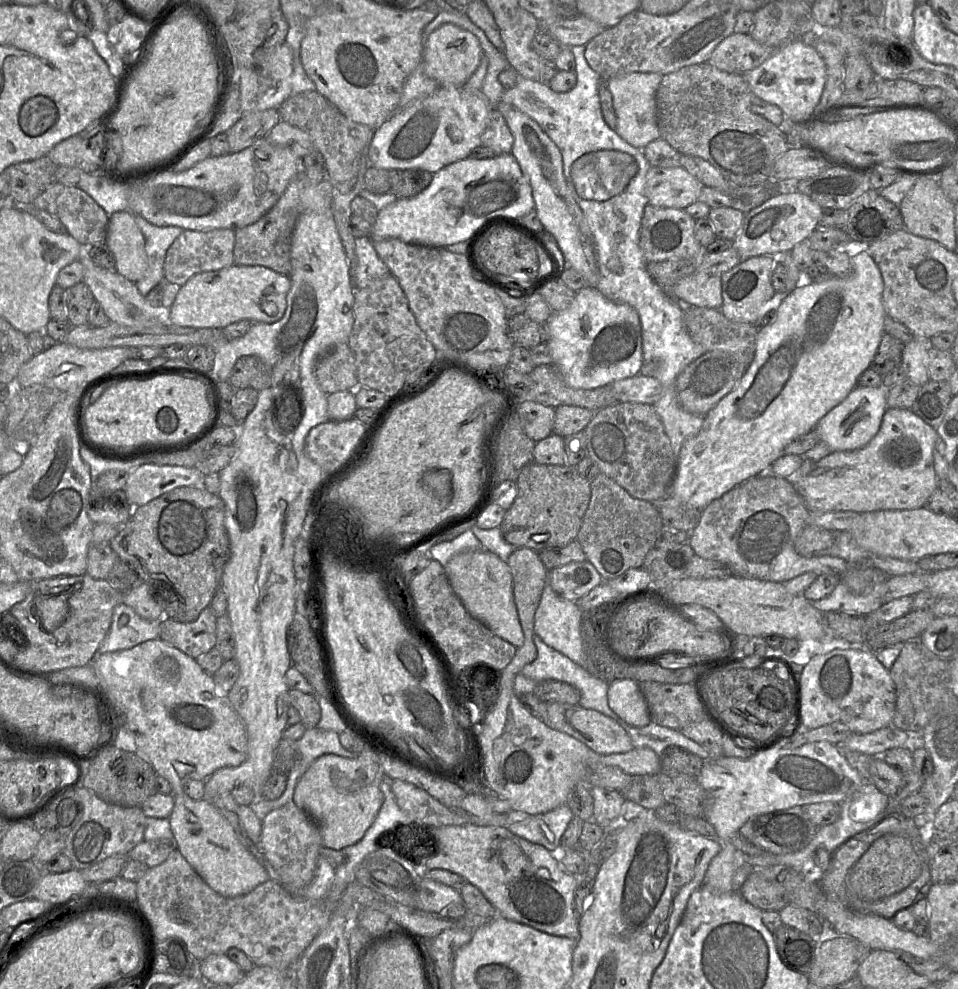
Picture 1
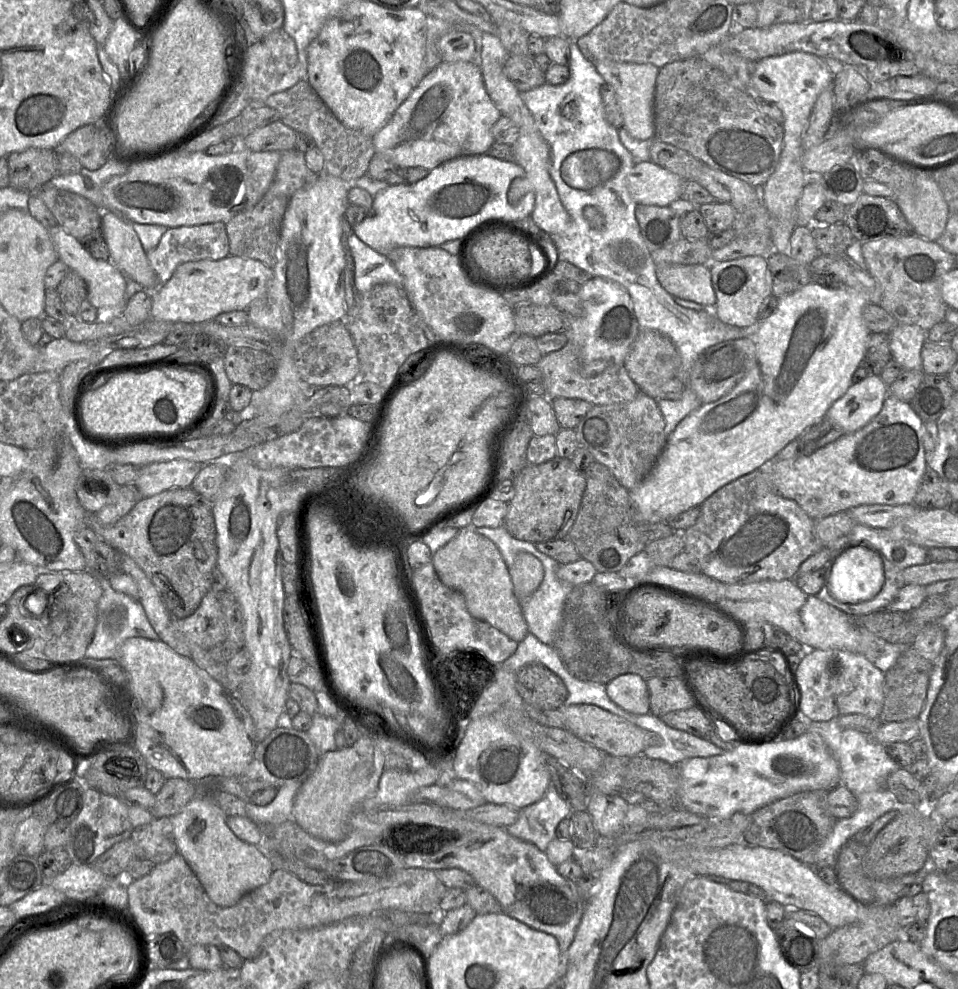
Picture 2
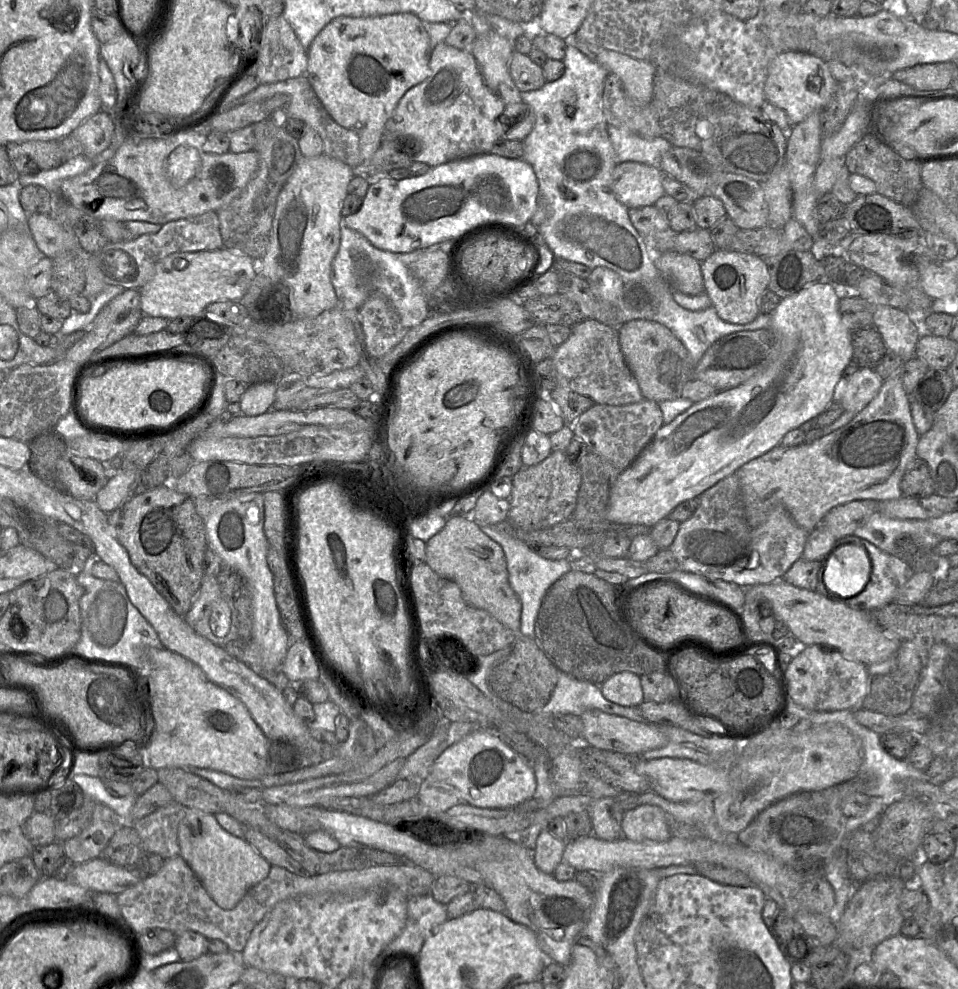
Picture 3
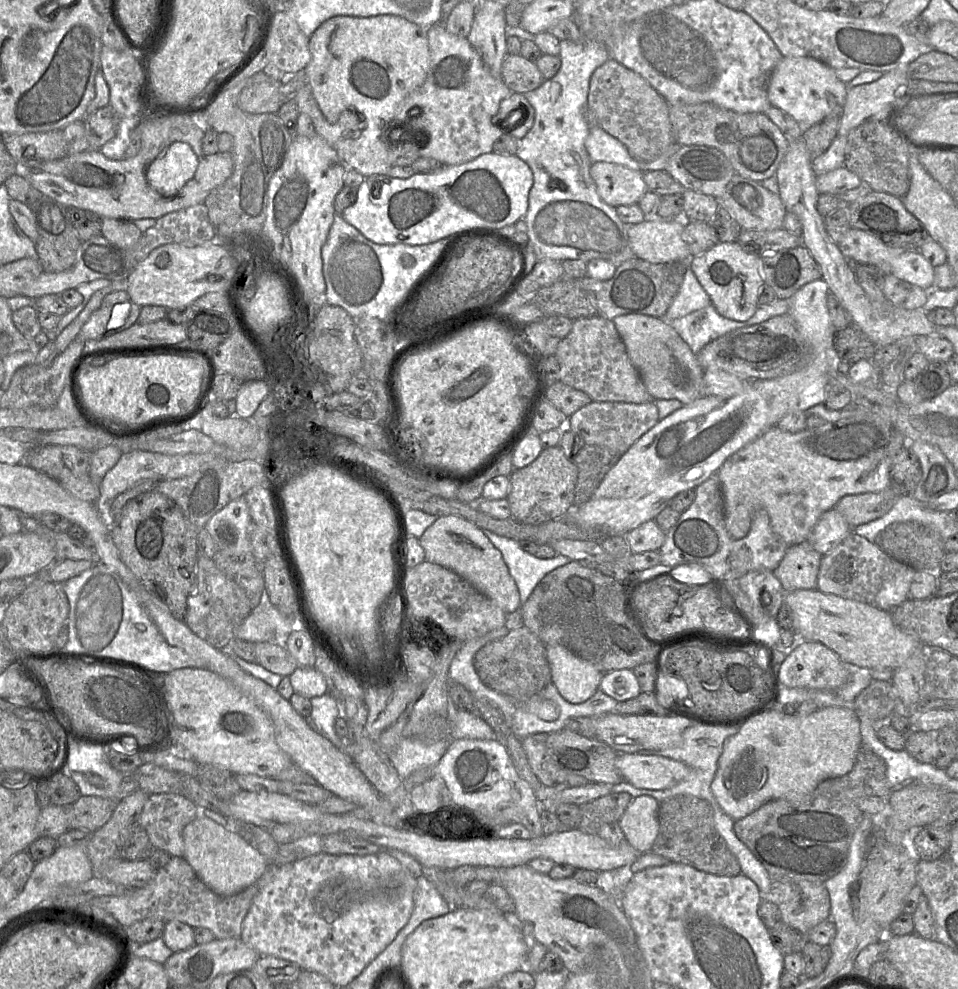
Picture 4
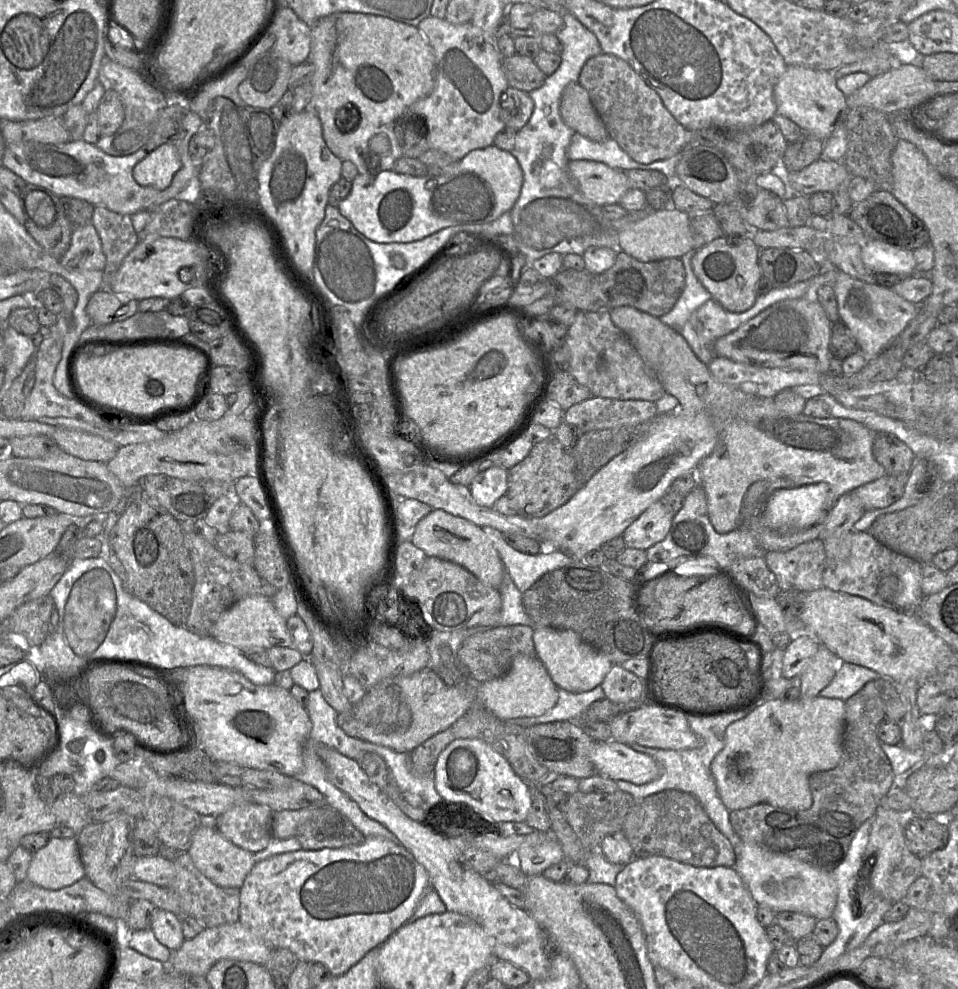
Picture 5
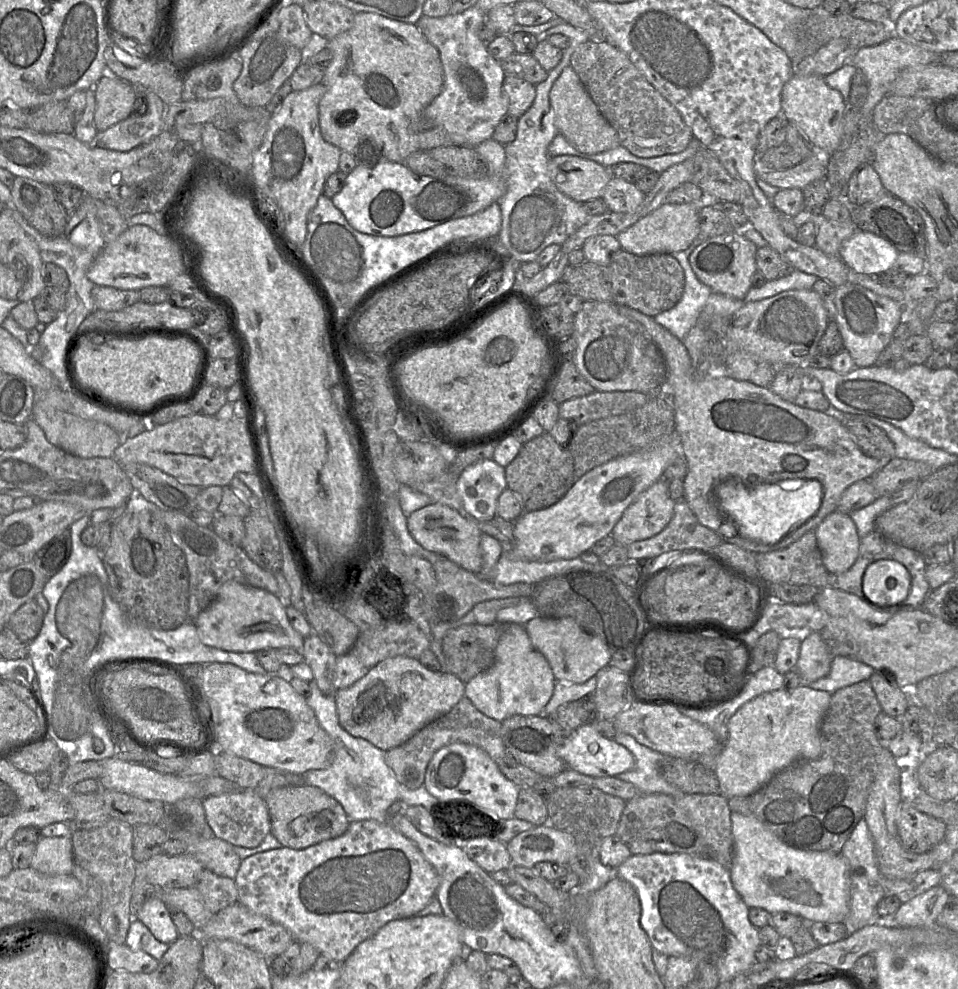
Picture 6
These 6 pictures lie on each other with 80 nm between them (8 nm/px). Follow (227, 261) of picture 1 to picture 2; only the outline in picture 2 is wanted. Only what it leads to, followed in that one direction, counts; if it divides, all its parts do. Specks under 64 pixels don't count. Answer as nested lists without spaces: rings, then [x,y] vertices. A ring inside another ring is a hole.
[[[214,222],[195,226],[169,228],[161,237],[158,245],[146,252],[151,268],[159,284],[167,282],[176,268],[185,262],[199,260],[220,260],[230,255],[229,240],[224,222]]]

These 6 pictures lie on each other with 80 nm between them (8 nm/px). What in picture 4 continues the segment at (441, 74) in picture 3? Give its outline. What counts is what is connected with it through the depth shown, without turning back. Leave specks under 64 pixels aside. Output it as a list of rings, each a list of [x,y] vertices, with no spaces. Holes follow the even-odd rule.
[[[443,23],[426,28],[426,36],[430,50],[428,75],[422,86],[412,92],[401,105],[394,122],[390,125],[389,137],[391,138],[392,131],[395,129],[410,134],[420,143],[420,157],[433,158],[443,166],[463,164],[482,154],[492,152],[495,141],[505,131],[497,119],[500,104],[512,91],[502,77],[496,77],[490,73],[467,38],[449,33]]]

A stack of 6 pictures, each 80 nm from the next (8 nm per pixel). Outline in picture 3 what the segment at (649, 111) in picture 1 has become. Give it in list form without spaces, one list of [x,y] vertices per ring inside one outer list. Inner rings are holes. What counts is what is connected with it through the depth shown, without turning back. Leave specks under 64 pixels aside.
[[[576,33],[564,40],[567,45],[577,48],[590,60],[604,67],[608,73],[617,75],[627,95],[636,105],[644,107],[651,103],[657,72],[651,61],[603,49],[579,39]]]

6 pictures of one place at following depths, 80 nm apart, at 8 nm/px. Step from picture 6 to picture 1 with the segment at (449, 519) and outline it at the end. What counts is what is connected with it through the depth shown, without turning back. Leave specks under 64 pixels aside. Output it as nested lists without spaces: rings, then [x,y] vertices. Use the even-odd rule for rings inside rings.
[[[481,549],[456,554],[444,569],[453,591],[473,618],[516,648],[523,645],[524,633],[514,601],[512,573],[506,562]]]

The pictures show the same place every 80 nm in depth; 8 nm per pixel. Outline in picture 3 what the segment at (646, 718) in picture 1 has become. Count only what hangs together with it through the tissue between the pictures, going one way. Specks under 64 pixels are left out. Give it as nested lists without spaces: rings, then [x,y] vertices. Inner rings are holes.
[[[619,672],[600,685],[603,696],[626,707],[639,707],[644,701],[640,676],[633,672]]]

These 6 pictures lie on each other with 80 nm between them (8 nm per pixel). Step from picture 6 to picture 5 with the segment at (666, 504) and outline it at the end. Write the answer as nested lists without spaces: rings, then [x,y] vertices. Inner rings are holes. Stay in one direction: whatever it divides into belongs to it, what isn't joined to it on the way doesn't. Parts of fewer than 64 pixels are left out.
[[[662,500],[648,507],[622,534],[626,546],[647,550],[668,534],[673,516]]]

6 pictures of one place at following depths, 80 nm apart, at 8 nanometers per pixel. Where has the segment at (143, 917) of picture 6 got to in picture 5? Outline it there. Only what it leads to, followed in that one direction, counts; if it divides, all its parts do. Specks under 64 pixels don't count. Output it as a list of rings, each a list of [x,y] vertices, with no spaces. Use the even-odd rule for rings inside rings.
[[[155,907],[150,929],[157,940],[171,951],[176,951],[185,941],[180,917],[171,911]]]

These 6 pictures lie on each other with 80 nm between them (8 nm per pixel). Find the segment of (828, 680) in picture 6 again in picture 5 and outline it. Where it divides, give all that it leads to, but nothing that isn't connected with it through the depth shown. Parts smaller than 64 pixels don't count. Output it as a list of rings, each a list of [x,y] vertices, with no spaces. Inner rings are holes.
[[[840,661],[835,677],[820,693],[826,698],[848,700],[870,681],[878,679],[879,674],[871,669]]]

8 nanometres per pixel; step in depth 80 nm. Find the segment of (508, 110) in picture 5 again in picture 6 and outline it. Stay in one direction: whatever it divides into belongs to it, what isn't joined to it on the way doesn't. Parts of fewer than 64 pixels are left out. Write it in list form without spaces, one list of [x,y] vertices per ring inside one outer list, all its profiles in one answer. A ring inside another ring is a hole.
[[[505,75],[503,91],[508,98],[507,115],[516,119],[530,108],[535,99],[535,85],[513,75]]]

